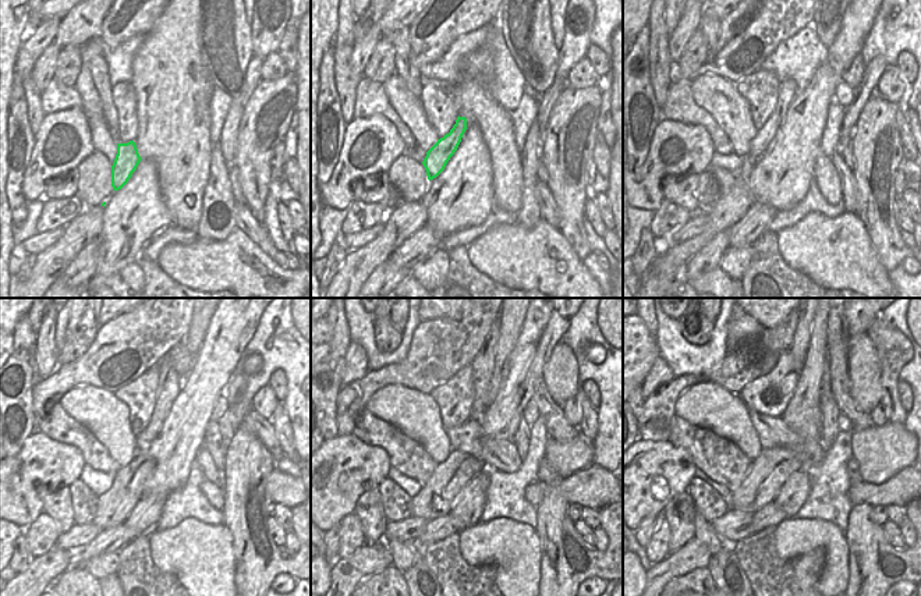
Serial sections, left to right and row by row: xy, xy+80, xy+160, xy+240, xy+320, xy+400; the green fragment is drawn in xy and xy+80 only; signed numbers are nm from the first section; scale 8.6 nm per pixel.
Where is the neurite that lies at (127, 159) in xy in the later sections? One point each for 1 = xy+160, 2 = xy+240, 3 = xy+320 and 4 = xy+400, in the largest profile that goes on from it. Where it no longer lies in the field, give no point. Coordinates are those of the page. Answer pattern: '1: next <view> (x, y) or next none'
1: next xy+160 (787, 89)
2: next xy+240 (169, 386)
3: next xy+320 (482, 365)
4: next xy+400 (799, 346)

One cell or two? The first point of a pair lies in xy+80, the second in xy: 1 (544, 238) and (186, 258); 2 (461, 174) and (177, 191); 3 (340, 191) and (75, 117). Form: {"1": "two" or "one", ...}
{"1": "one", "2": "two", "3": "one"}

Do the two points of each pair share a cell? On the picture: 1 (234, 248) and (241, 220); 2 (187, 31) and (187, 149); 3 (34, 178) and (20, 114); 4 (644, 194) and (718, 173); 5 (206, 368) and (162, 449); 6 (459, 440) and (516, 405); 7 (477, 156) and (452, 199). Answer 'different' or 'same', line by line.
1: different
2: same
3: different
4: different
5: same
6: different
7: same

